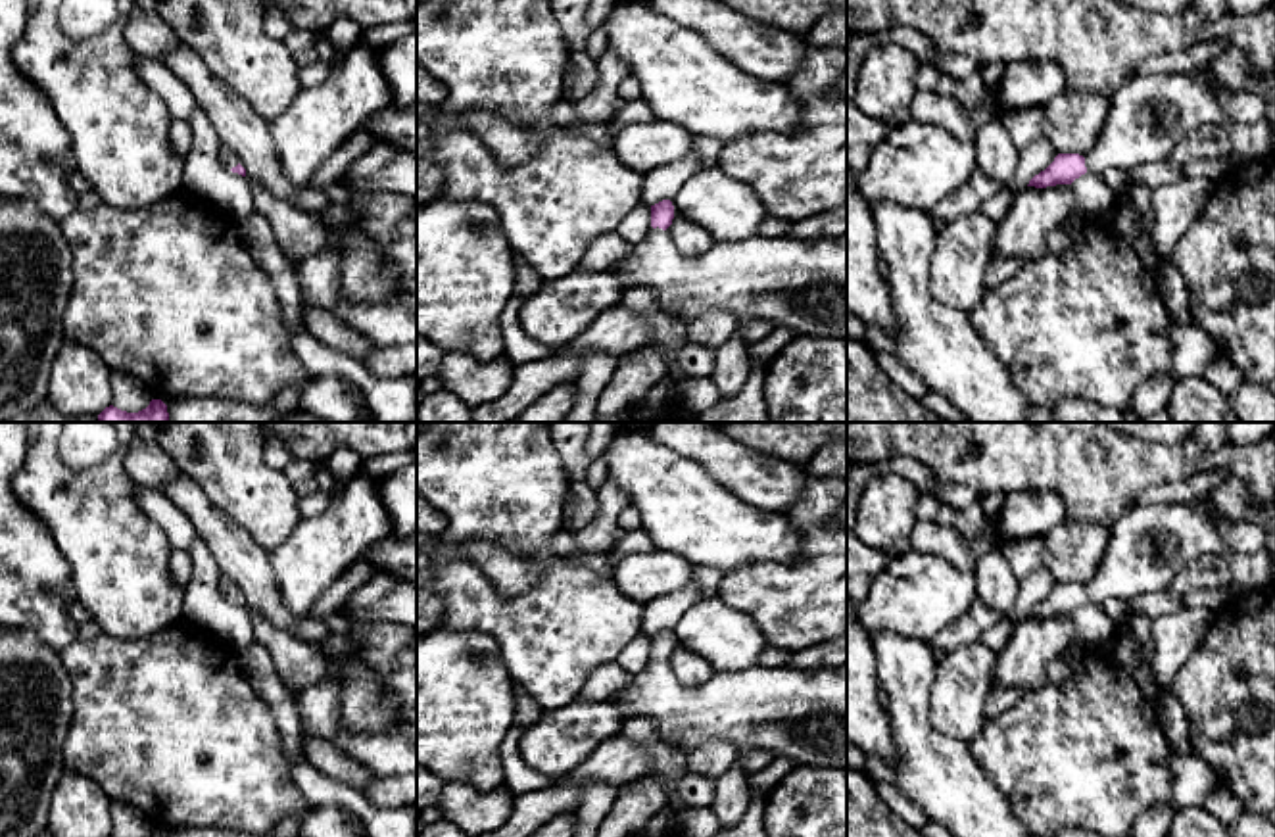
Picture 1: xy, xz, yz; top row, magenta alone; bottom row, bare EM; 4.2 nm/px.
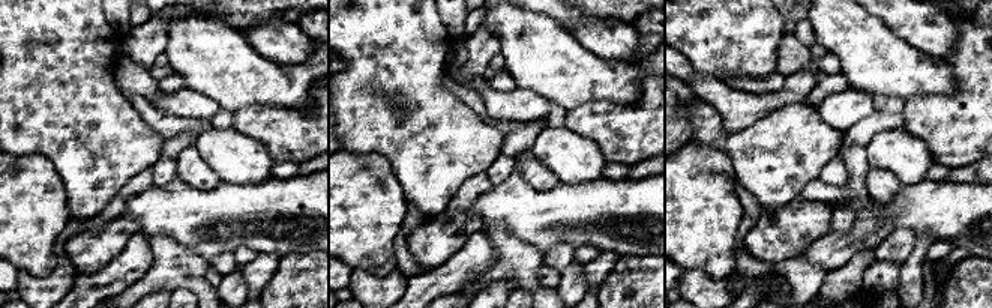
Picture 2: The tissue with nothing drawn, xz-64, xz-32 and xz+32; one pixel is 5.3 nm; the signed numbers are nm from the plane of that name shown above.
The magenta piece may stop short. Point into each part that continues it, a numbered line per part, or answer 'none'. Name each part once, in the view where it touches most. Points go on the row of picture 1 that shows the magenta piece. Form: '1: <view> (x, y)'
1: xz (801, 285)

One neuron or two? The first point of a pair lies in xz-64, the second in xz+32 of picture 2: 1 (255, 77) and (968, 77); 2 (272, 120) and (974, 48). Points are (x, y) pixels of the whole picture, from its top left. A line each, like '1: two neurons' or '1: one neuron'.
1: two neurons
2: one neuron

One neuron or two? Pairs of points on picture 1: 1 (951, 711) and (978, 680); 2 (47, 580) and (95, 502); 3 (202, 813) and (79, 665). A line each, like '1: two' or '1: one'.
1: one
2: two
3: one

